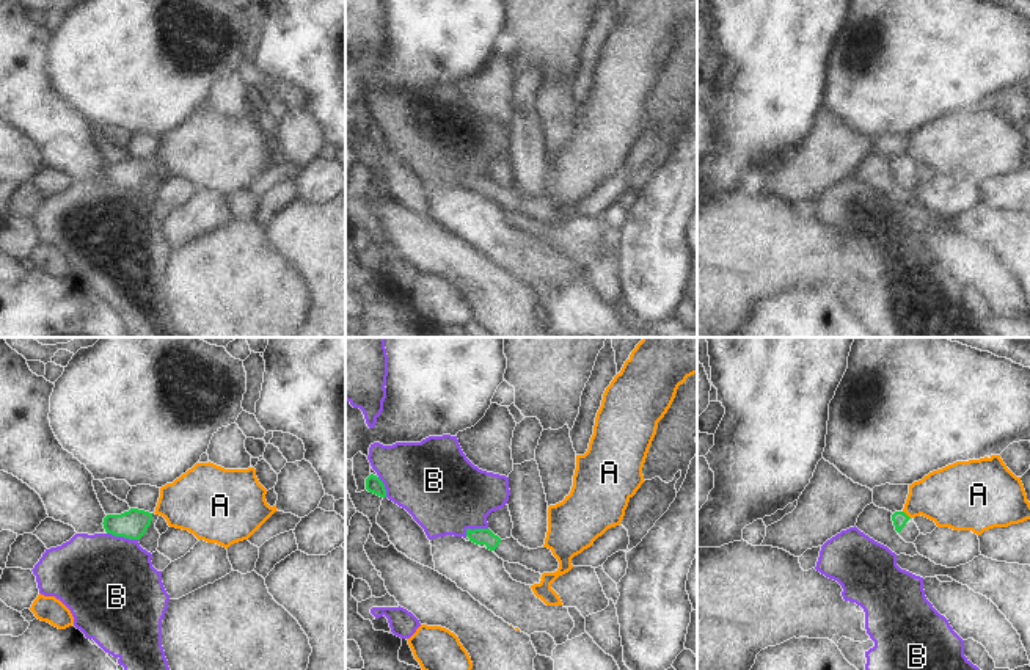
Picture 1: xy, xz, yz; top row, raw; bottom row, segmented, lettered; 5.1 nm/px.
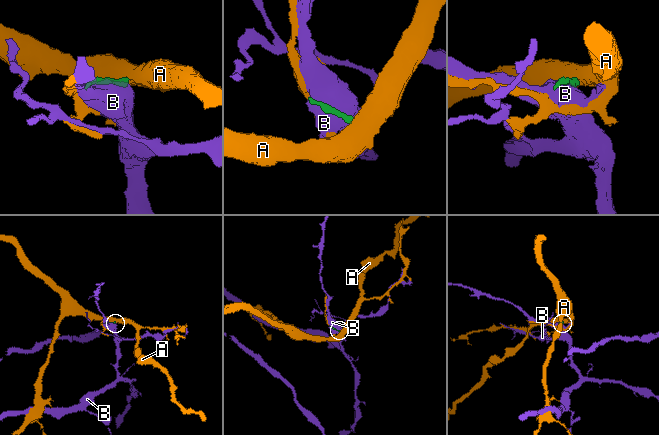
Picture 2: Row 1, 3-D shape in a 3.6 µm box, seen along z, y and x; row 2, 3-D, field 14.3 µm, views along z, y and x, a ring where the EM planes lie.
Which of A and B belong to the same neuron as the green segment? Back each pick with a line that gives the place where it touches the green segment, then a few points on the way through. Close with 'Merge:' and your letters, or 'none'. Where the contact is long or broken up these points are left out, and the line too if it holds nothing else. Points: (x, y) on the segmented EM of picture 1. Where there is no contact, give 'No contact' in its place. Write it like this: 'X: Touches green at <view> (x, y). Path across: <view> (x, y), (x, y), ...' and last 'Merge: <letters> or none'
Merge: none

